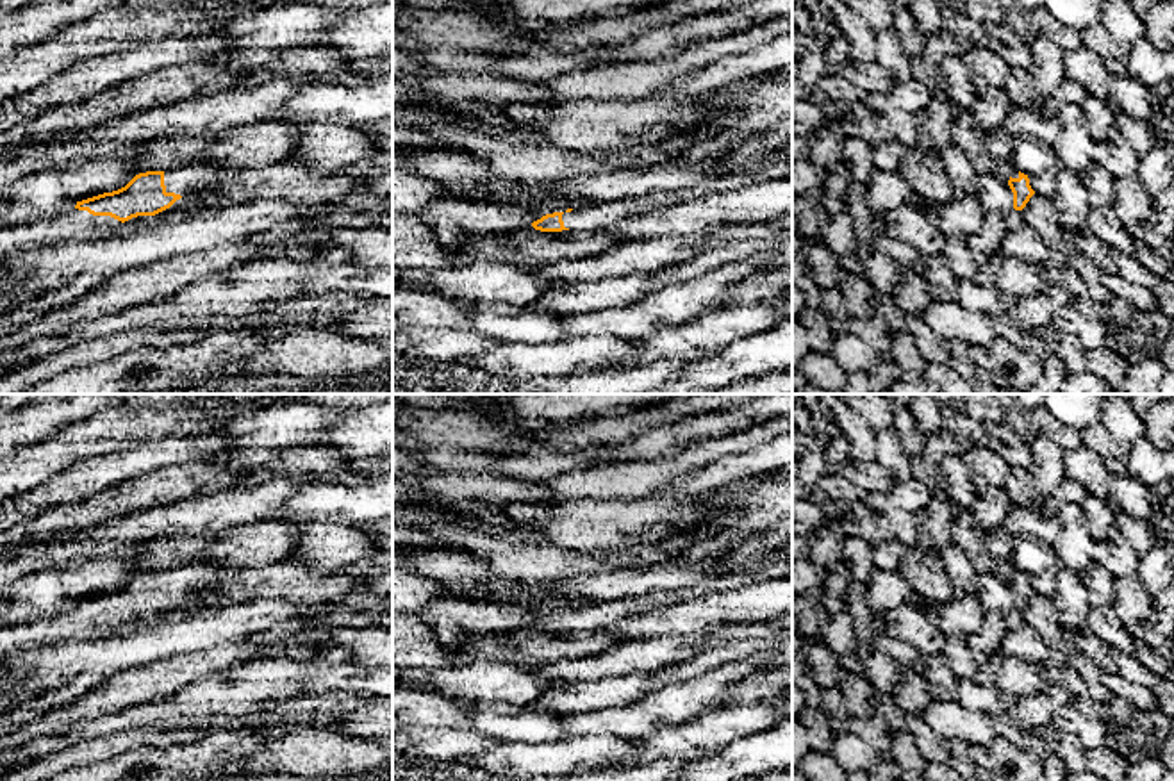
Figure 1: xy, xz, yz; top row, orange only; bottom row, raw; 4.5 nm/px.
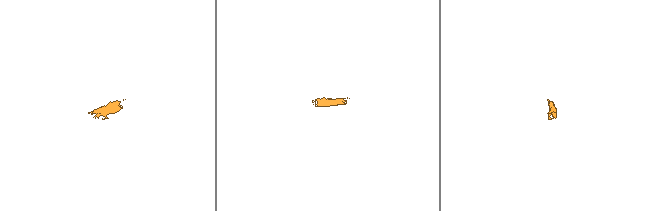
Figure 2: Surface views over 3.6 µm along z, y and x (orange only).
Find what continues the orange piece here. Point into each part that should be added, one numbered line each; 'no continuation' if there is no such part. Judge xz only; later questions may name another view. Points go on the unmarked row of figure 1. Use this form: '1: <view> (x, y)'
1: xz (589, 617)

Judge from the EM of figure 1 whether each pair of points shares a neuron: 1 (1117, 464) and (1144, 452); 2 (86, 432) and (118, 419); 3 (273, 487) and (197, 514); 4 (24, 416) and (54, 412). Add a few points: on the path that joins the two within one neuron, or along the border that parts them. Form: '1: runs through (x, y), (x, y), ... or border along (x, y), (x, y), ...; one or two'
1: runs through (1124, 462), (1137, 459); one
2: runs through (93, 432), (104, 432), (111, 427); one
3: runs through (254, 501), (216, 512); one
4: runs through (31, 416), (47, 414); one

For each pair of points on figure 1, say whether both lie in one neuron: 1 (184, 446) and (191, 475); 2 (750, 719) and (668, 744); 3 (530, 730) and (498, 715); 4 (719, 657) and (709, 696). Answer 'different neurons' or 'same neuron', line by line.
1: different neurons
2: same neuron
3: same neuron
4: different neurons

